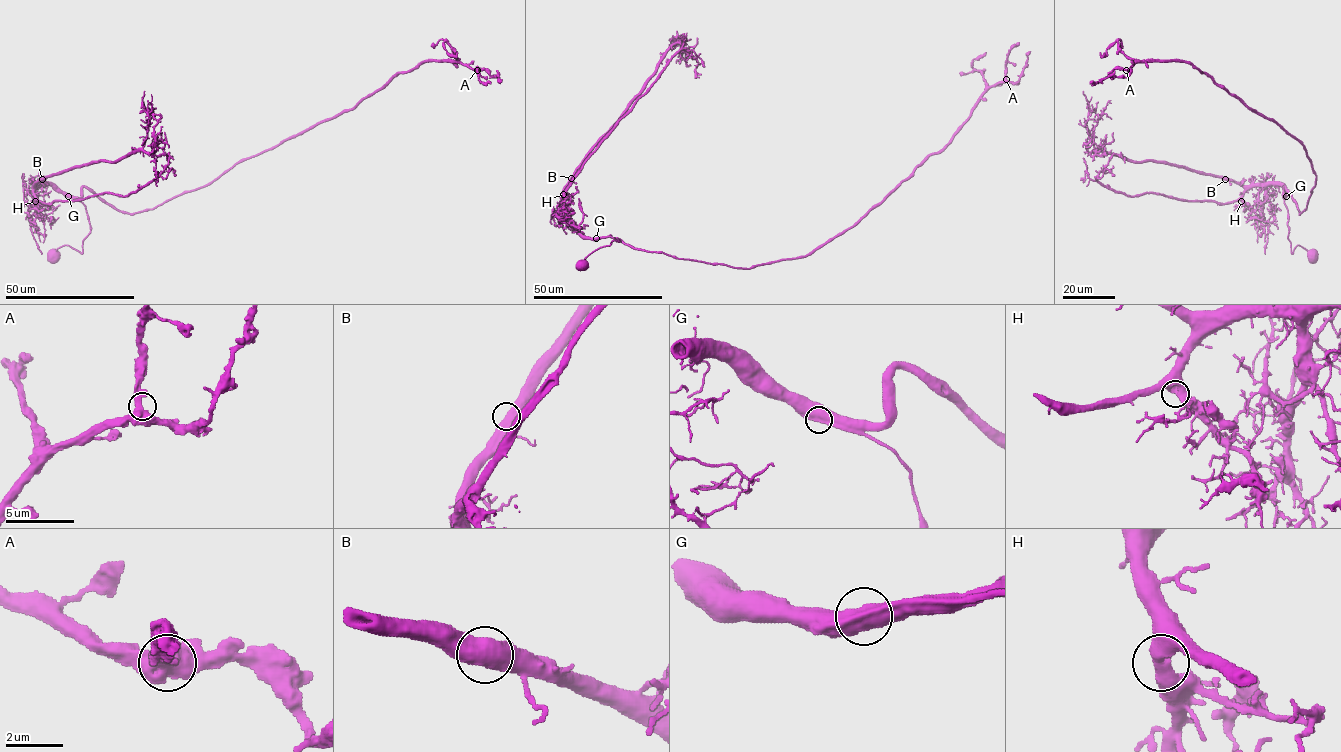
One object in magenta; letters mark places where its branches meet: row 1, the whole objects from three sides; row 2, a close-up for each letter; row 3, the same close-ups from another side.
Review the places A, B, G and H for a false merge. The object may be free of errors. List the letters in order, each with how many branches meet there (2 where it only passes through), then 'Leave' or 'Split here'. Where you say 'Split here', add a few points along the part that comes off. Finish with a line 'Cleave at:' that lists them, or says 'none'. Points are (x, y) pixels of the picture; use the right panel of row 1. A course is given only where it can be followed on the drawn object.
A: Branches: 2. Leave
B: Branches: 2. Leave
G: Branches: 2. Leave
H: Branches: 2. Leave
Cleave at: none

